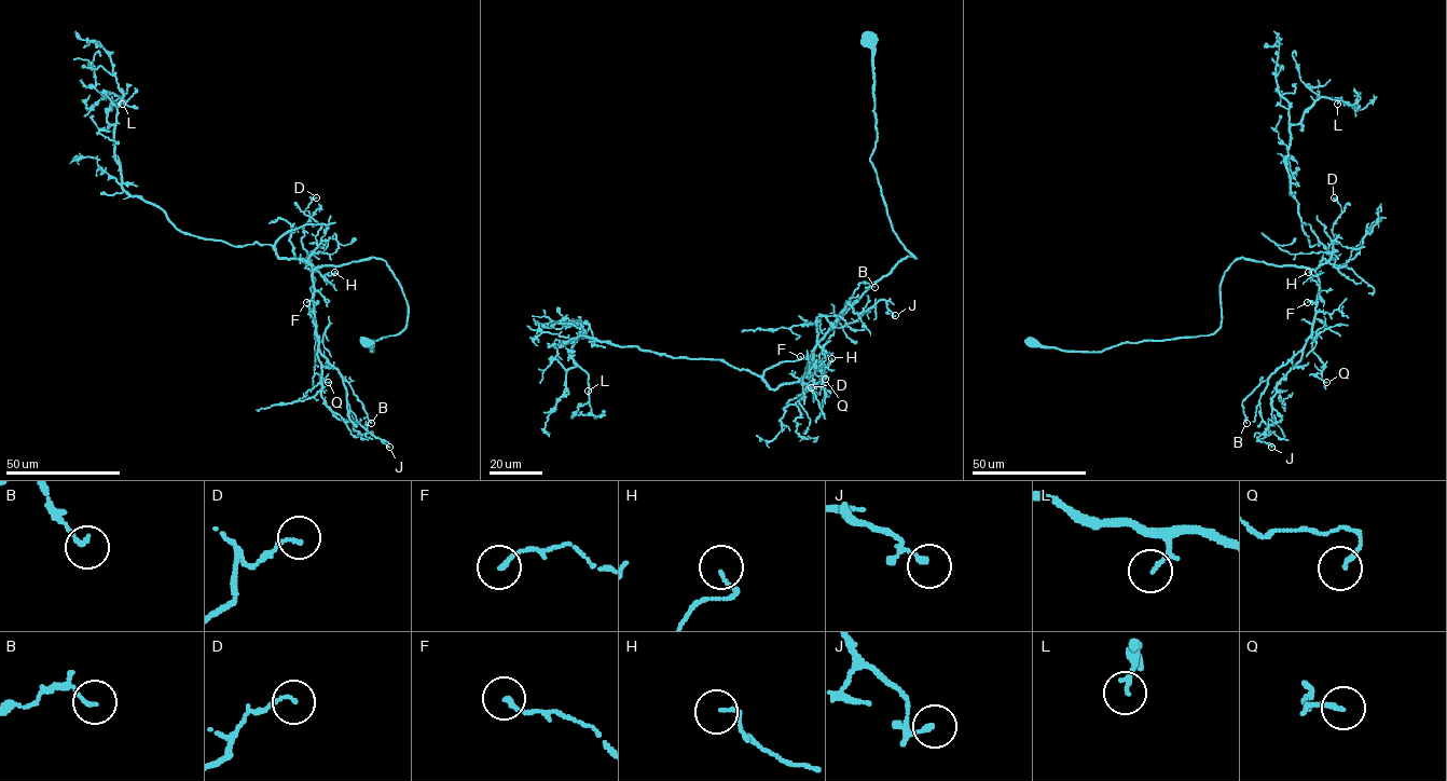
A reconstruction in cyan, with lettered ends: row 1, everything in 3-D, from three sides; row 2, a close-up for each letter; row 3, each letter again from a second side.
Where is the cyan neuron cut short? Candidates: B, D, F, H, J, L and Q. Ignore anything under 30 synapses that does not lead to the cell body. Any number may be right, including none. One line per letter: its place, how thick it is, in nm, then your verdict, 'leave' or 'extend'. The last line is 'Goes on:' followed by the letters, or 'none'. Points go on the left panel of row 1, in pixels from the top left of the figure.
B: (371, 423) | 130 nm | leave
D: (316, 197) | 120 nm | leave
F: (306, 302) | 160 nm | leave
H: (334, 272) | 110 nm | leave
J: (389, 447) | 90 nm | leave
L: (122, 104) | 140 nm | leave
Q: (328, 382) | 150 nm | leave
Goes on: none

